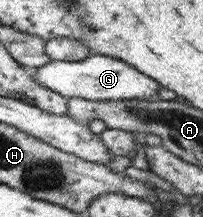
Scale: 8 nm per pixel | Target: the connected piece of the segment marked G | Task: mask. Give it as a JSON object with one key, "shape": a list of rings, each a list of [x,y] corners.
{"shape":[[[92,54],[79,61],[49,60],[43,67],[30,70],[33,80],[65,99],[81,97],[87,100],[152,99],[161,86],[151,77],[127,65],[119,58]]]}

